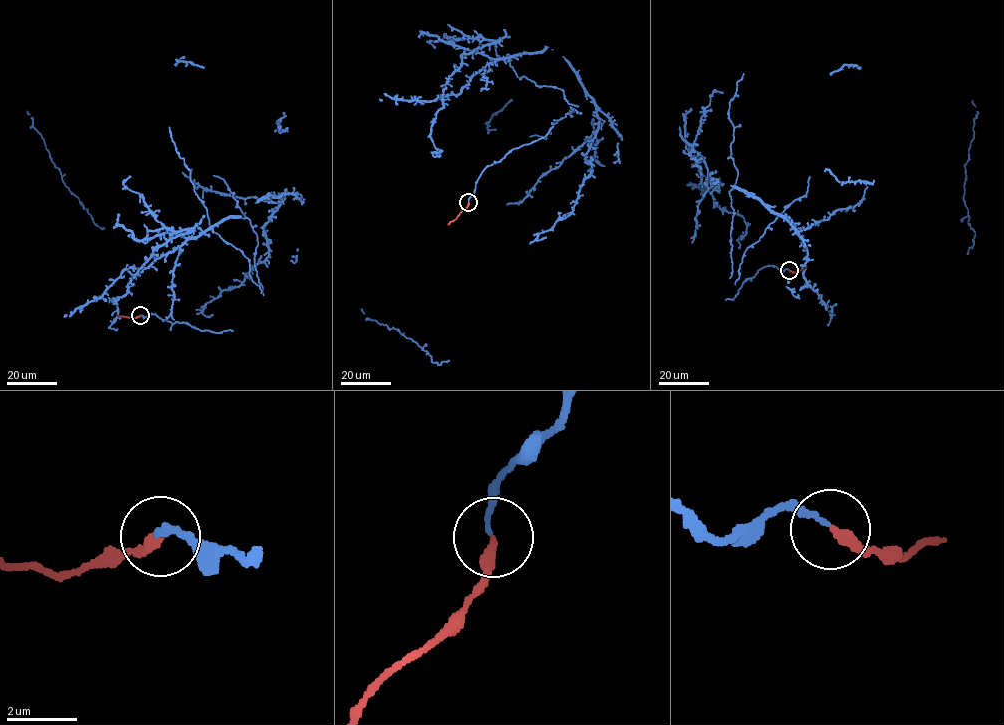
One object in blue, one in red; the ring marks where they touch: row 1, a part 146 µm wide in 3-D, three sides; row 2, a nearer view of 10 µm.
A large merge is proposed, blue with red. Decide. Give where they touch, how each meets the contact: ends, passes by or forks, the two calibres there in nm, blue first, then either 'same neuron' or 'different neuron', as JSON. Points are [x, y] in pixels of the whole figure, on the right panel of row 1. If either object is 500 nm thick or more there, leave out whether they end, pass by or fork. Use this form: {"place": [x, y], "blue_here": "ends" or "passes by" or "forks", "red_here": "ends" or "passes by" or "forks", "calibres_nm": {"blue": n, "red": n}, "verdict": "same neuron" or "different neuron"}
{"place": [789, 270], "blue_here": "ends", "red_here": "ends", "calibres_nm": {"blue": 130, "red": 320}, "verdict": "same neuron"}

